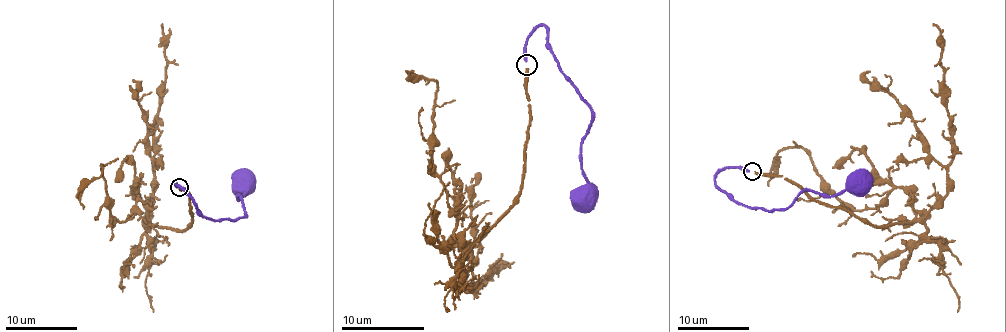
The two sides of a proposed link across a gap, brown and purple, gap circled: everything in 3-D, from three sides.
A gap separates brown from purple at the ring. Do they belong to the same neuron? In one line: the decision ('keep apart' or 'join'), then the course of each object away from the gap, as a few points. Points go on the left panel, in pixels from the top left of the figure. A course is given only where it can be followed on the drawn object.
join | brown via (181, 187), (193, 213), (184, 230), (154, 227), (137, 193), (130, 217), (111, 215), (103, 165), (83, 209) | purple via (178, 188), (210, 220), (243, 217), (245, 209), (239, 195), (237, 198), (244, 195), (246, 186), (240, 179)

